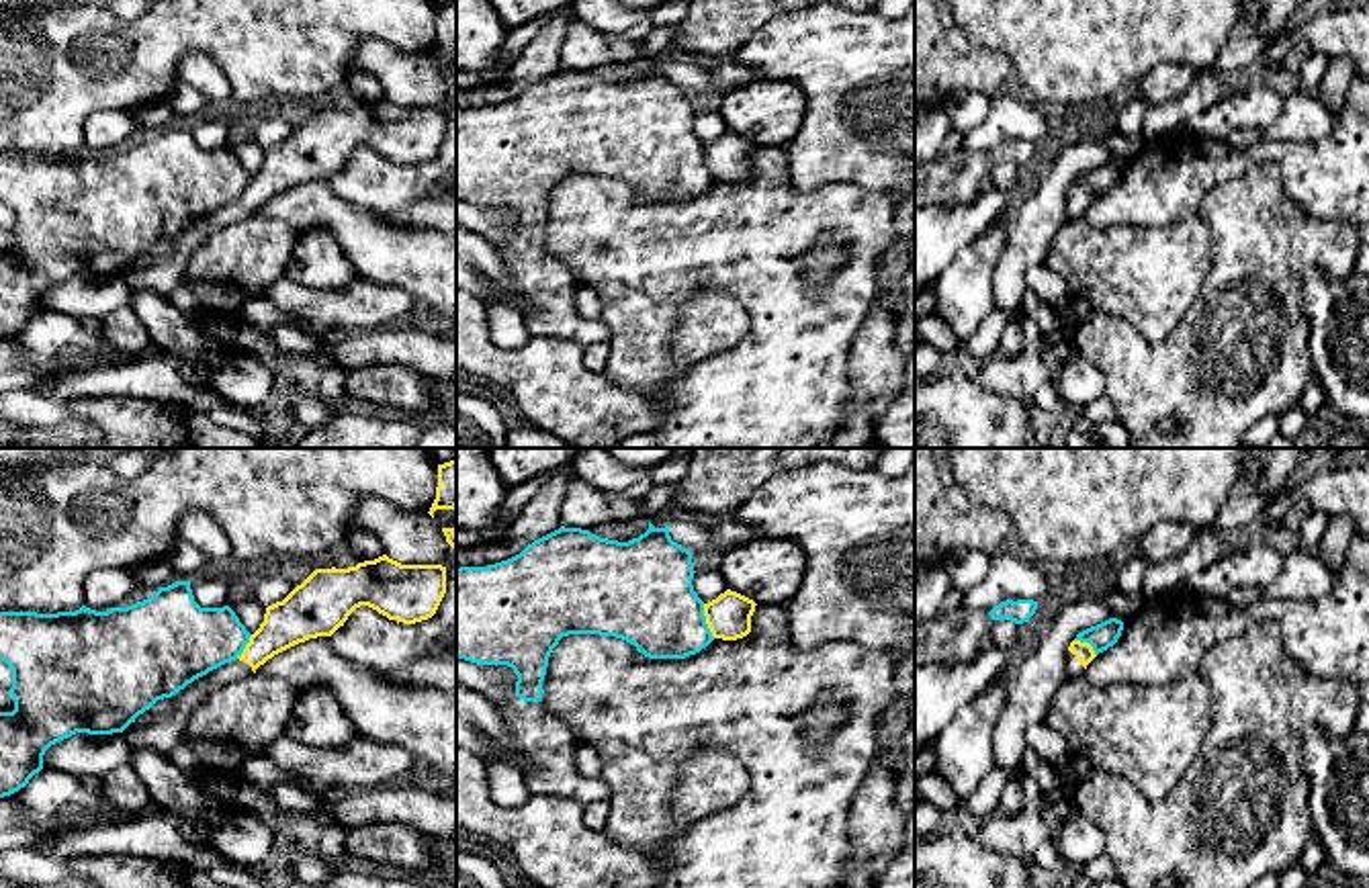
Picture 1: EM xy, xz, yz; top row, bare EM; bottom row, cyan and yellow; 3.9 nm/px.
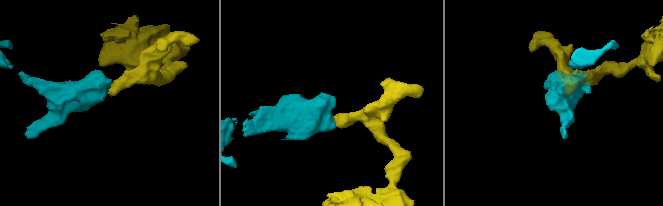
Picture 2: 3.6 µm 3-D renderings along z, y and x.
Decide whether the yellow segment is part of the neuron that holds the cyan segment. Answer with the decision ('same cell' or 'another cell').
another cell

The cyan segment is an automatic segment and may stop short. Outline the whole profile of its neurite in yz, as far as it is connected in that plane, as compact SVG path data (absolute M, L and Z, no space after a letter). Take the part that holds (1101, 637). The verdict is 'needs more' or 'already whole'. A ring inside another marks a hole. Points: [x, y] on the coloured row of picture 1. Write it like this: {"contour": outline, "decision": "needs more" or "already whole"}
{"contour": "M1109 618L1097 626L1078 632L1074 640L1089 642L1095 655L1099 655L1117 642L1121 630L1123 622L1117 618Z", "decision": "already whole"}

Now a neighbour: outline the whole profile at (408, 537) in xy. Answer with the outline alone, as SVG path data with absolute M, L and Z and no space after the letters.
M360 499L350 516L350 528L366 528L379 536L385 554L401 565L446 567L452 546L428 512L403 512L385 499Z

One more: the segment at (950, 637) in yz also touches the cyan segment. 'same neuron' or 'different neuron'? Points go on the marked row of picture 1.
same neuron

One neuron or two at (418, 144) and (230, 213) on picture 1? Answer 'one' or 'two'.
one

